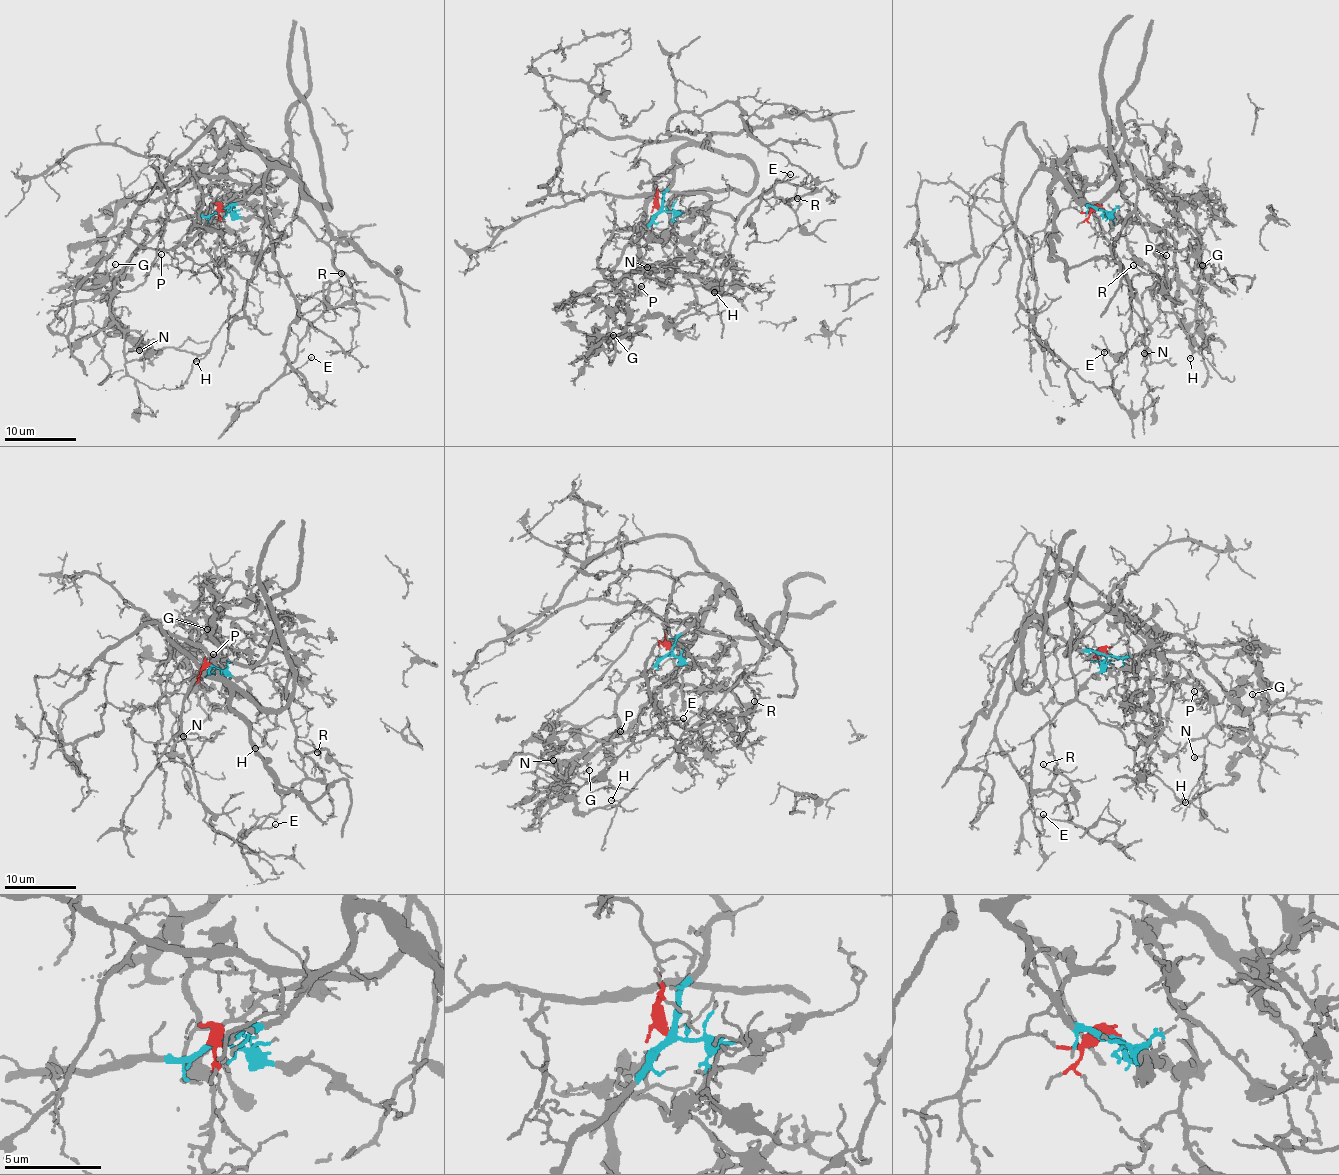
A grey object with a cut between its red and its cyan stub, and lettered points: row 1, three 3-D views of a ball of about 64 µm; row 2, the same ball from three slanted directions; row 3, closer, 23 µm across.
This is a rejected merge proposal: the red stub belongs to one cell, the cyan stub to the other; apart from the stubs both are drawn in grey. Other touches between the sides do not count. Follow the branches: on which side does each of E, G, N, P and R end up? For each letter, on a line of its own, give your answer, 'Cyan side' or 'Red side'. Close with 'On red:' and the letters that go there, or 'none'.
E: Red side
G: Cyan side
N: Red side
P: Red side
R: Red side
On red: E, N, P, R

